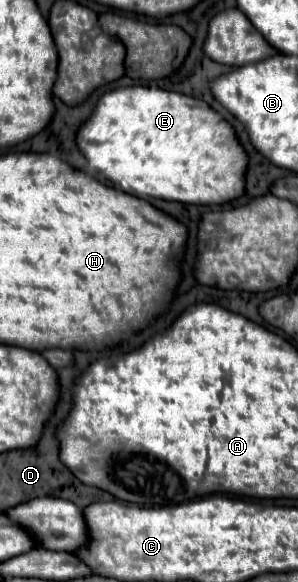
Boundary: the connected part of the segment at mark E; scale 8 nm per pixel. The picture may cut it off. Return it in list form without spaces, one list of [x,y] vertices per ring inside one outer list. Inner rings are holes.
[[[136,85],[136,87],[124,87],[124,89],[116,89],[116,91],[106,93],[98,101],[98,107],[92,113],[92,117],[80,127],[80,131],[78,131],[78,147],[86,155],[86,159],[90,161],[90,167],[100,171],[110,181],[118,183],[122,187],[122,191],[138,195],[138,197],[156,197],[156,199],[180,201],[180,203],[192,203],[192,205],[222,205],[222,203],[228,203],[228,201],[234,201],[234,199],[242,197],[244,191],[246,191],[246,171],[248,171],[250,157],[244,151],[244,147],[240,145],[234,127],[218,111],[214,111],[208,103],[204,103],[200,99],[194,99],[194,97],[188,97],[188,95],[182,95],[182,93],[176,93],[176,91],[166,91],[166,89],[160,89],[160,87]]]

